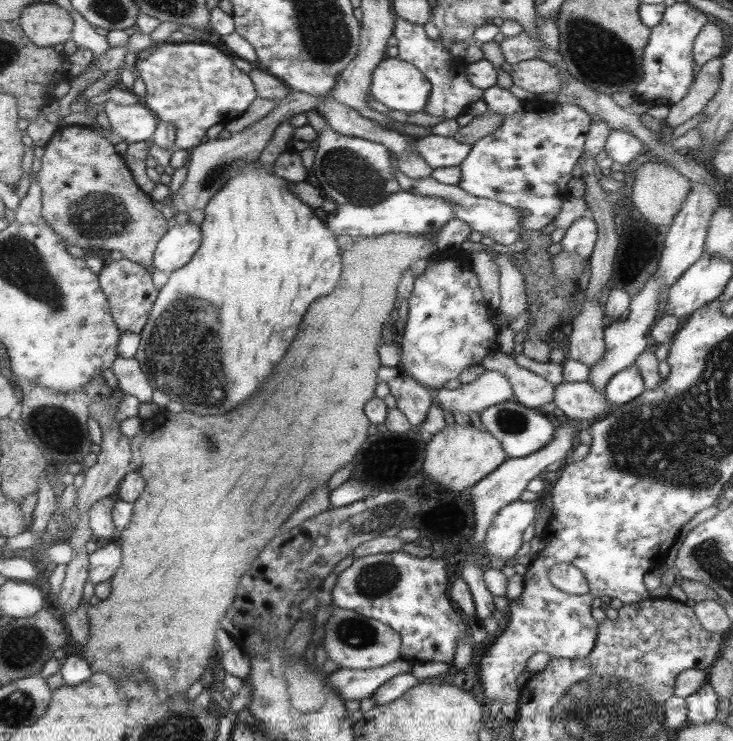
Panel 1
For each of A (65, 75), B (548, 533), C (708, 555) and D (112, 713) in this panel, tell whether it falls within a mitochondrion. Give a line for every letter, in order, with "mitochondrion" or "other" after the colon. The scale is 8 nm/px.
A: other
B: other
C: mitochondrion
D: other

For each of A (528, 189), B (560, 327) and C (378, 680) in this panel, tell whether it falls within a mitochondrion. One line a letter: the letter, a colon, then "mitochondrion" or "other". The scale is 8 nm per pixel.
A: mitochondrion
B: other
C: other

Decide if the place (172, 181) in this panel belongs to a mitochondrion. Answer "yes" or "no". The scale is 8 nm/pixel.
no

